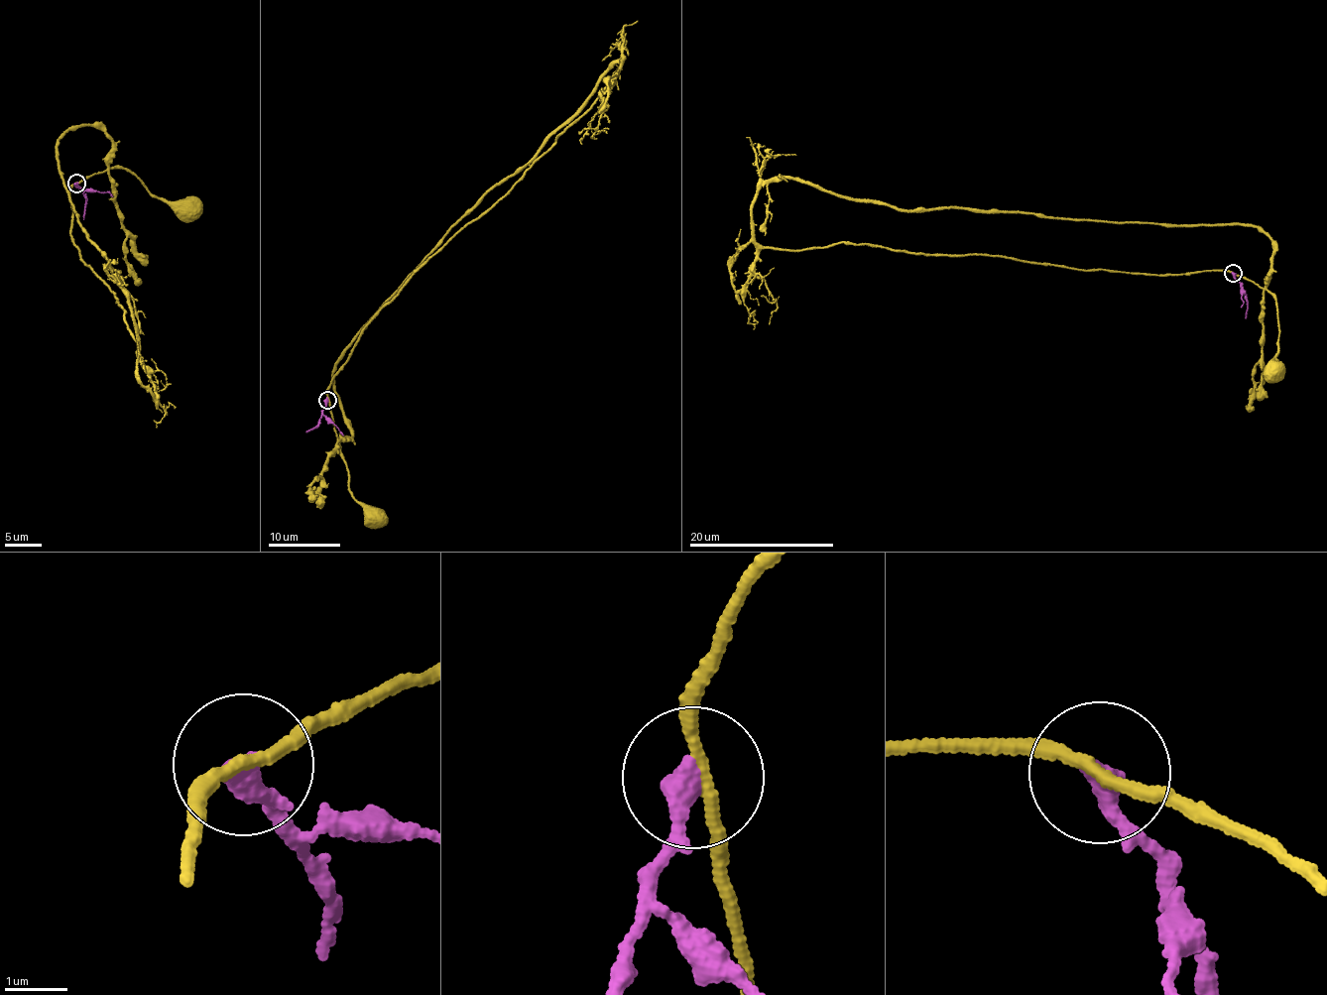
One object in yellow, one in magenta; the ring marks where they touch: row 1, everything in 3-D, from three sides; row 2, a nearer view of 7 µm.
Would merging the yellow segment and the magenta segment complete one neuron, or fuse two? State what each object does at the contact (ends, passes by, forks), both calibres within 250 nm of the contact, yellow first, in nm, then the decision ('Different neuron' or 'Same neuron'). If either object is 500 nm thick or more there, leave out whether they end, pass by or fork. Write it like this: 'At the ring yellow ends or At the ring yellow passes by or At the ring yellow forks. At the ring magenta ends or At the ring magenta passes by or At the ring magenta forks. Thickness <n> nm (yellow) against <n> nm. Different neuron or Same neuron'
At the ring yellow passes by. At the ring magenta ends. Thickness 180 nm (yellow) against 400 nm. Different neuron

